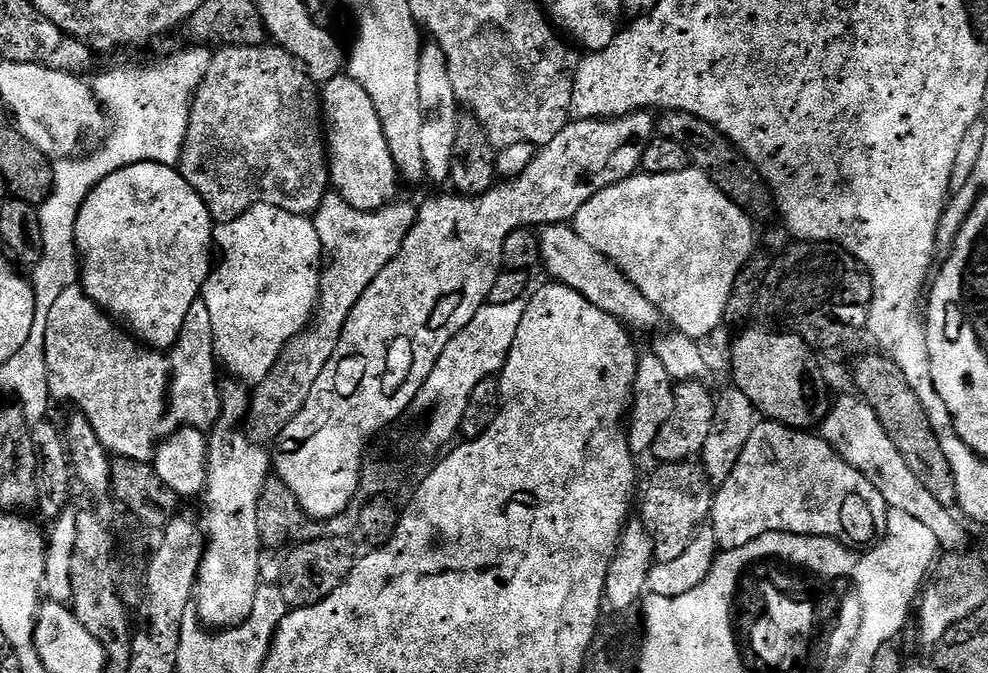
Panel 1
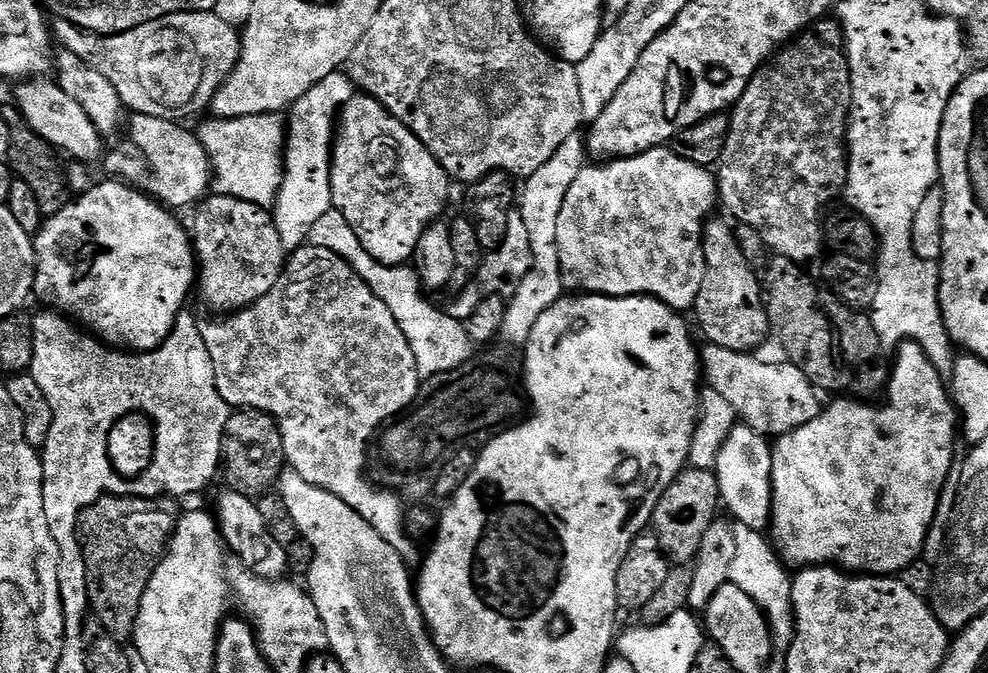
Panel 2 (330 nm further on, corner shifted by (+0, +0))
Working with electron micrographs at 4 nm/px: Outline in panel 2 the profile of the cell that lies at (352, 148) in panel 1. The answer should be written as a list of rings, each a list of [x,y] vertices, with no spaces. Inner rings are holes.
[[[365,94],[353,95],[352,101],[340,110],[338,127],[332,142],[332,207],[335,211],[342,214],[342,218],[346,218],[346,222],[350,222],[350,226],[354,230],[354,234],[358,234],[362,246],[366,246],[368,253],[378,262],[389,266],[407,265],[410,258],[416,255],[418,238],[424,236],[425,230],[427,230],[432,221],[438,218],[436,216],[443,210],[444,203],[448,200],[447,190],[442,188],[437,191],[434,188],[426,188],[432,182],[432,168],[434,169],[433,165],[435,164],[434,154],[426,148],[423,142],[406,125],[400,122],[398,118],[392,116],[374,97]]]

